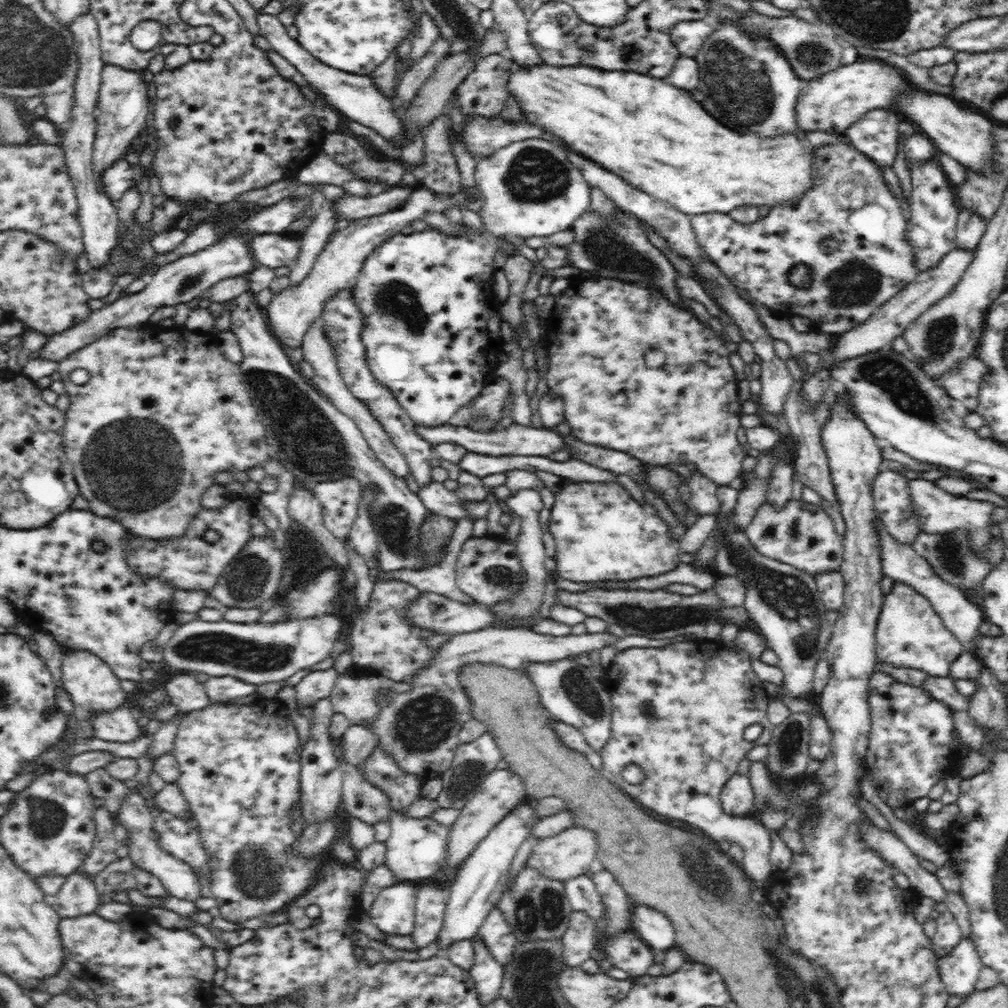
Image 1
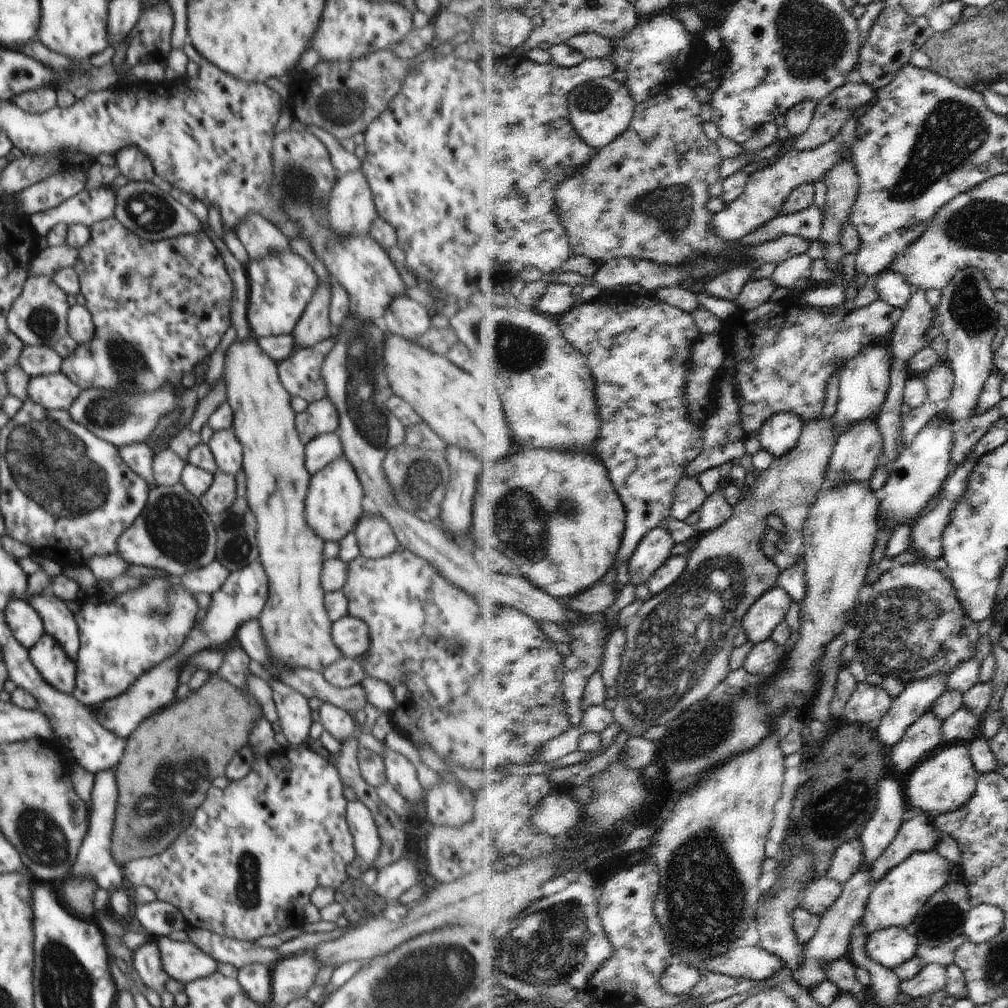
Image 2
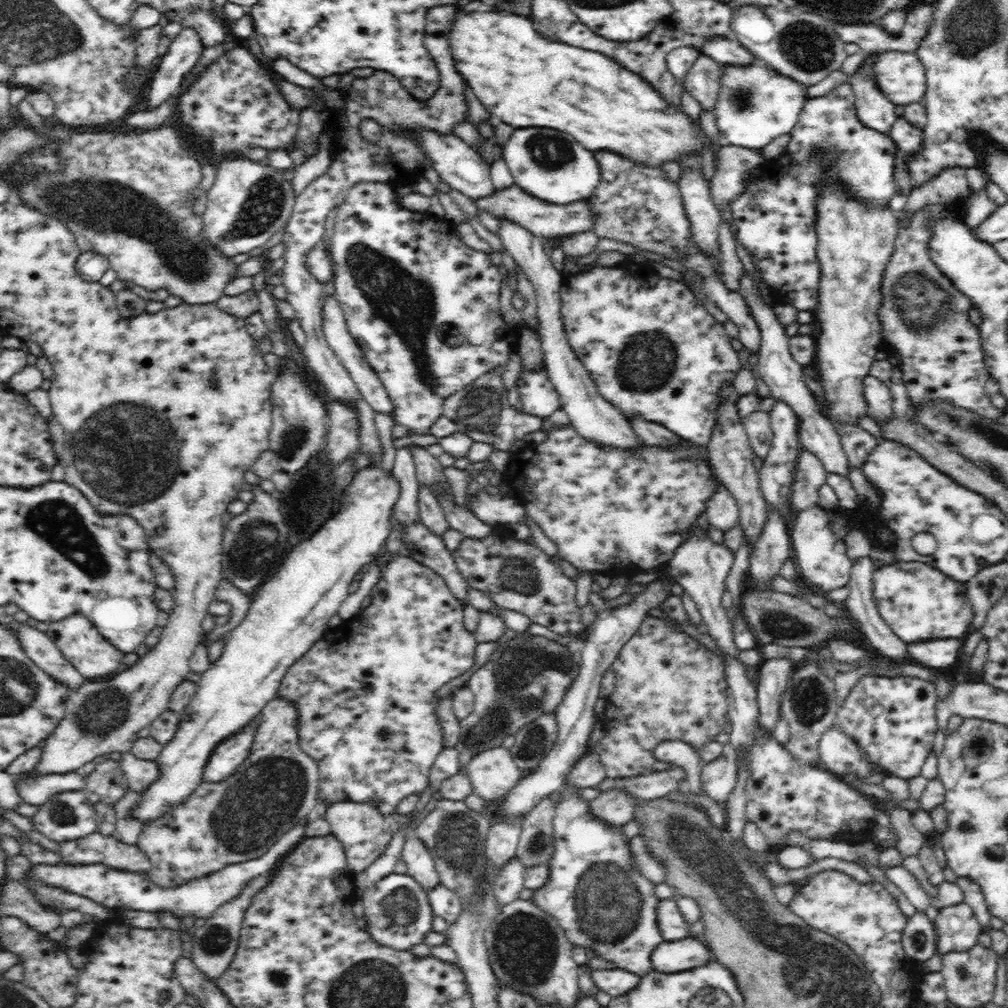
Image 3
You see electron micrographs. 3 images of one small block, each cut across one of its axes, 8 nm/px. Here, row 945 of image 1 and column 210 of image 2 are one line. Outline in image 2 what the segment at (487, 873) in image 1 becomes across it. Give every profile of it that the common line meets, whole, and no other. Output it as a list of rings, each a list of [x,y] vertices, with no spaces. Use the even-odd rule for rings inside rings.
[[[234,428],[218,430],[214,434],[208,434],[207,438],[218,471],[238,474],[242,470],[242,444],[238,442]]]

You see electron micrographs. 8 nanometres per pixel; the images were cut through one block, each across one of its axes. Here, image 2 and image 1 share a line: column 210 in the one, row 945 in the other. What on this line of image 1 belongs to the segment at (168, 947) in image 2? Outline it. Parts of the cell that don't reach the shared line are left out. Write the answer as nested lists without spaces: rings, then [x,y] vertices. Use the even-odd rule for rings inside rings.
[[[970,937],[960,938],[950,954],[937,960],[940,978],[951,996],[967,997],[976,991],[976,981],[982,967],[980,955]]]

